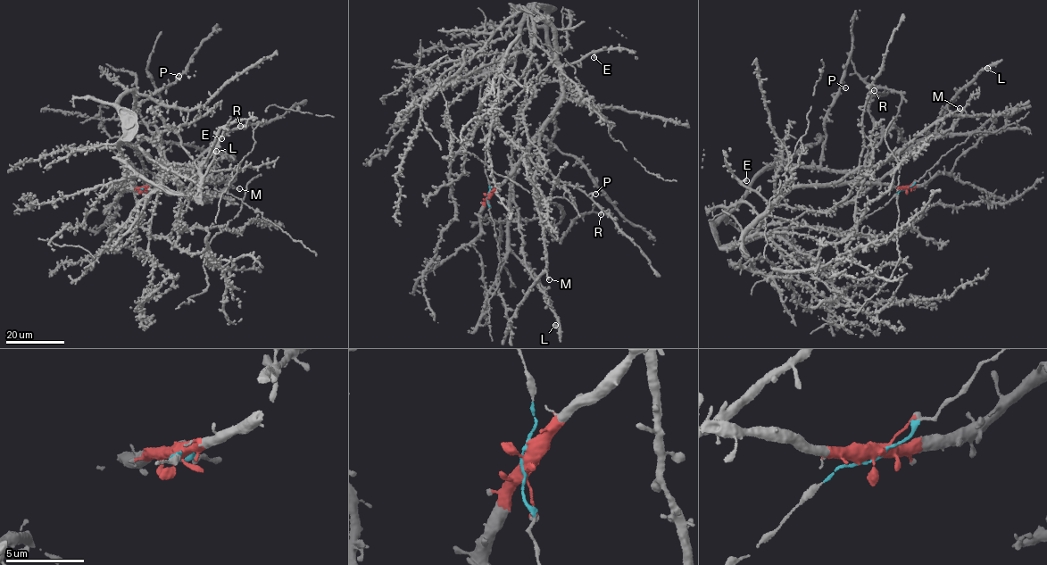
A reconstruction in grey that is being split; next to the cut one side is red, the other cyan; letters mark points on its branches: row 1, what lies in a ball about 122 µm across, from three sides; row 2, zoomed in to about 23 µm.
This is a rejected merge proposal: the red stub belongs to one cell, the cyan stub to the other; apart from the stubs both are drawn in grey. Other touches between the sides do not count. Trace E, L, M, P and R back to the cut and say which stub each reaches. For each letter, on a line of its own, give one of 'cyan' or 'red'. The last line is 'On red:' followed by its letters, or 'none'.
E: red
L: cyan
M: red
P: cyan
R: red
On red: E, M, R

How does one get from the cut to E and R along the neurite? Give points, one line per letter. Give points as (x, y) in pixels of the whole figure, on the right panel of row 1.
E: (907, 189), (879, 181), (859, 180), (801, 185), (769, 203), (743, 183), (746, 180)
R: (907, 189), (879, 181), (835, 182), (859, 165), (863, 142), (863, 112), (869, 94), (875, 90)

